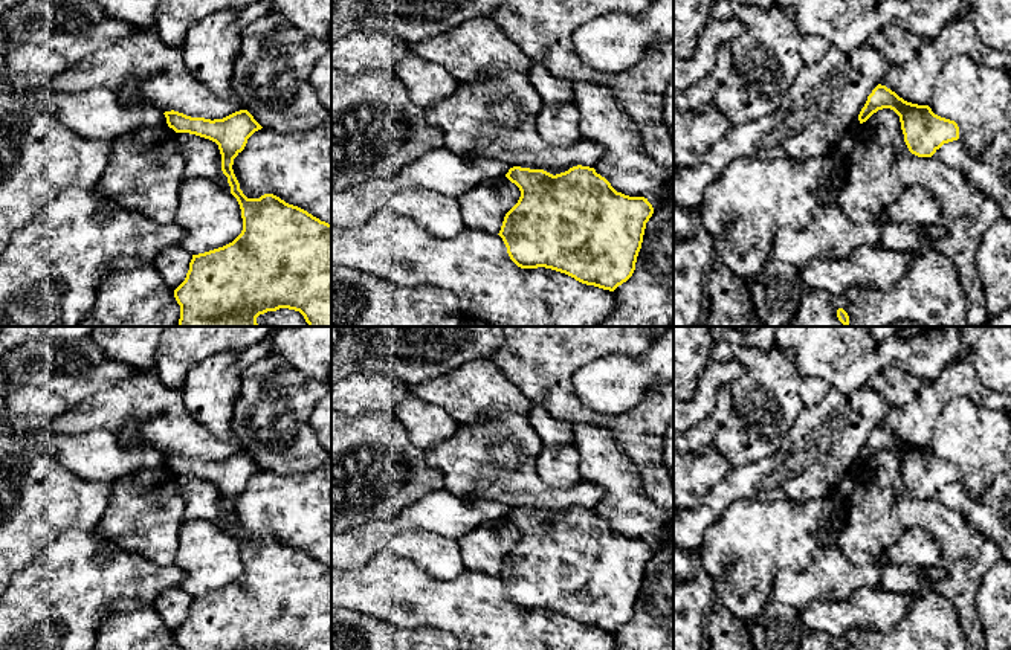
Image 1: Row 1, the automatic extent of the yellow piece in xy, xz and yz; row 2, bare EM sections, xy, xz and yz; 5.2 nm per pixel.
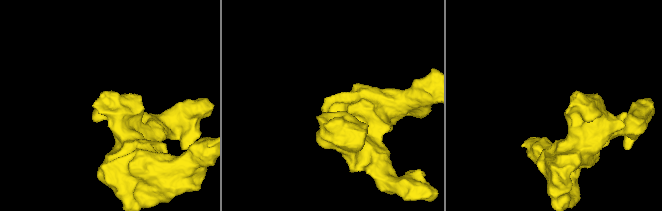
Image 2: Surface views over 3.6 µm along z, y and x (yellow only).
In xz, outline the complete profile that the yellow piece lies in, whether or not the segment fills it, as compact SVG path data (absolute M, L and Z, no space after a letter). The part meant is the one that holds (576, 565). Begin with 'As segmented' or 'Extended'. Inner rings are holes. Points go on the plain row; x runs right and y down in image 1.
As segmented. M582 507L556 517L513 508L506 519L519 529L521 539L506 555L498 577L518 609L551 610L609 633L632 618L646 565L654 555L648 540L617 534L594 510Z

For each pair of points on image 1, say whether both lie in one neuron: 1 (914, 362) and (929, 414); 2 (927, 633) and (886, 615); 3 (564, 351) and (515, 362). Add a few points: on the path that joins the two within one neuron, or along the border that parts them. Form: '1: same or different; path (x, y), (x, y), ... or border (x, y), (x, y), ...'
1: different; border (953, 360), (932, 380), (924, 383)
2: different; border (914, 600), (892, 627), (885, 630), (865, 627)
3: same; path (552, 351), (527, 357)

